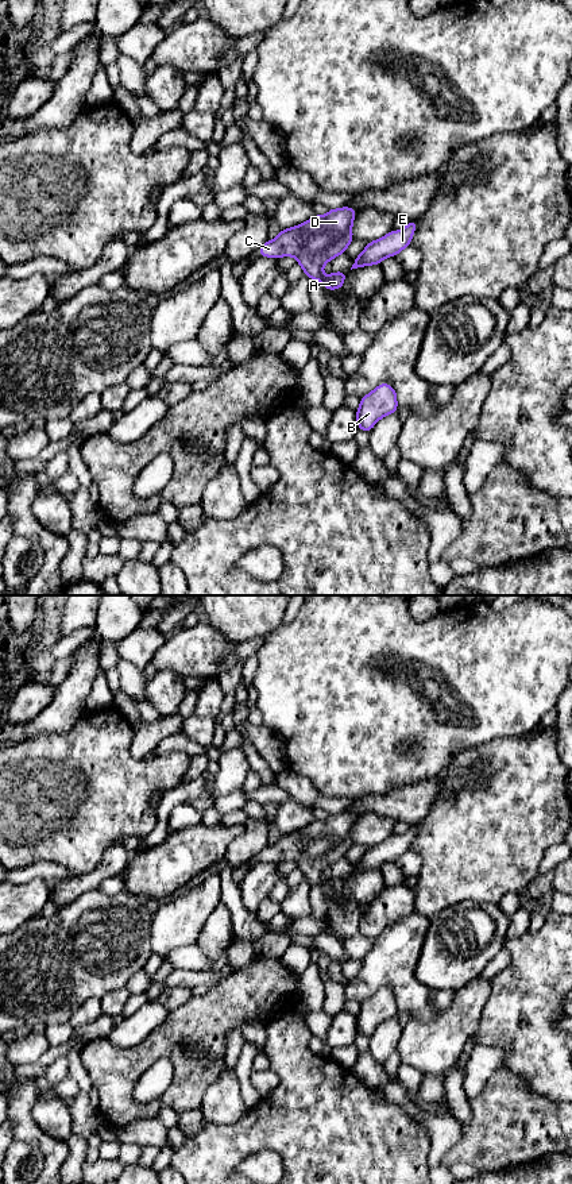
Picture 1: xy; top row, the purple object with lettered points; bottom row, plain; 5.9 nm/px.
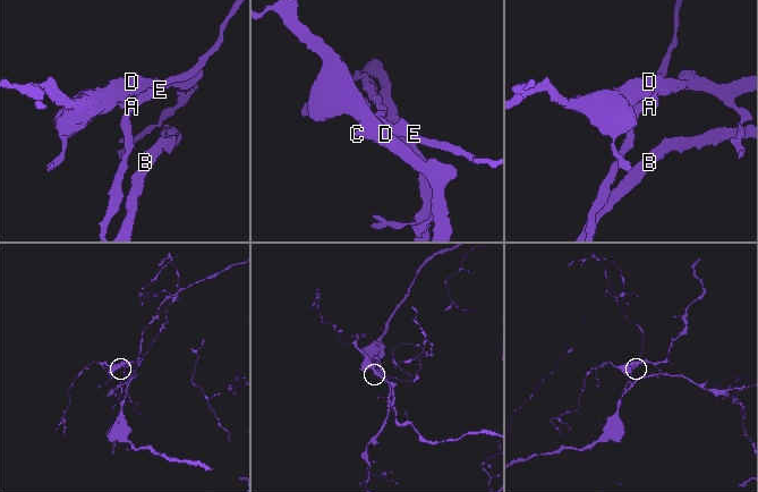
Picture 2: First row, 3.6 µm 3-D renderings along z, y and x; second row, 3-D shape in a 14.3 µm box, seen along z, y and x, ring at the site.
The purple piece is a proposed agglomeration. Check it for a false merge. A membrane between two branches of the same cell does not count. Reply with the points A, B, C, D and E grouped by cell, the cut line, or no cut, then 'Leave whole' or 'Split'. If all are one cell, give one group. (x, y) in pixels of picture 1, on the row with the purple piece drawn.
Groups: A B E / C D. Split along xy (323, 277), (320, 280). Split

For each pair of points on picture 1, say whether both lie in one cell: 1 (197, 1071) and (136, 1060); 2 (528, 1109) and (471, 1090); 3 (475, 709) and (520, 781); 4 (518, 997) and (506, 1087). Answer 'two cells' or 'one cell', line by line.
1: one cell
2: two cells
3: two cells
4: two cells

